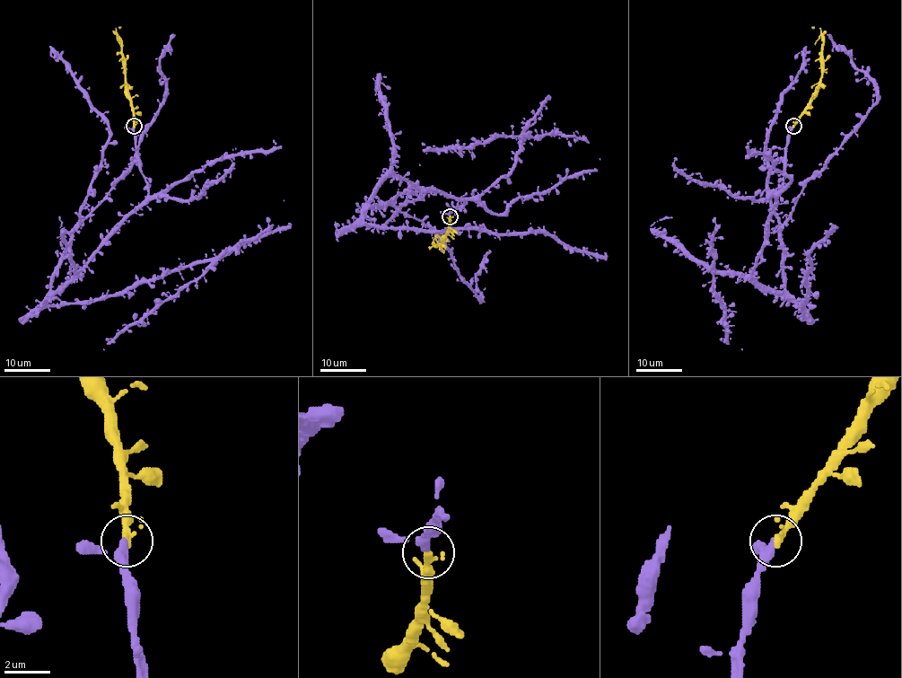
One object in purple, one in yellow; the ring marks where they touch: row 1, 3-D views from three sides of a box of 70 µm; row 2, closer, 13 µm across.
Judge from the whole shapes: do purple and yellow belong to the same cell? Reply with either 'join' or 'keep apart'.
join

